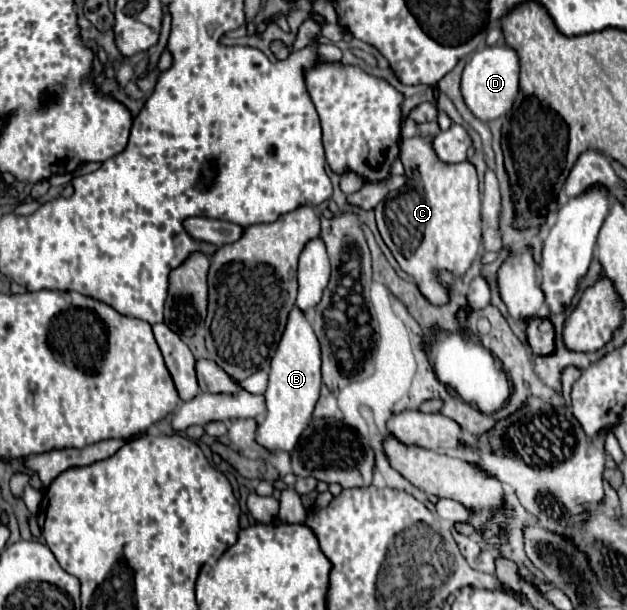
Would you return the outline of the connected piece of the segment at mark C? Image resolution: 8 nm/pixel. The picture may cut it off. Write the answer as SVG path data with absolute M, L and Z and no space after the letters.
M432 136L402 138L398 156L404 168L408 168L406 186L390 192L374 213L382 240L402 270L418 282L418 288L432 304L446 304L448 290L436 278L434 270L446 270L458 276L474 262L482 244L480 190L474 164L468 160L458 164L442 162L434 154L432 140Z

